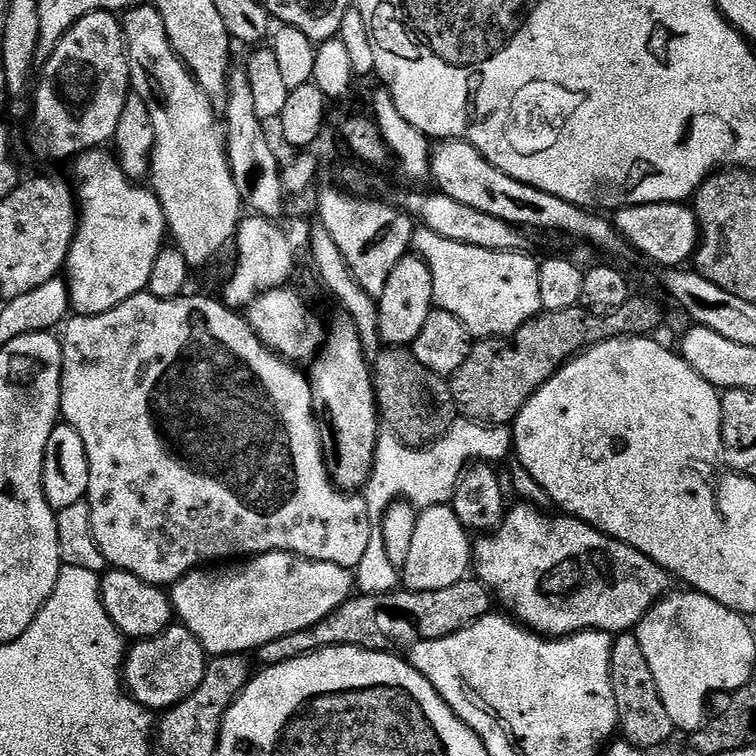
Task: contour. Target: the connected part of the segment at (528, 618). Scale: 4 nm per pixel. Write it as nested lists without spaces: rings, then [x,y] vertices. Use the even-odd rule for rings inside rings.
[[[520,504],[517,508],[509,507],[504,514],[504,520],[496,527],[495,532],[484,534],[475,541],[474,544],[474,576],[480,580],[492,593],[495,603],[500,604],[505,613],[511,614],[523,627],[545,637],[559,638],[561,636],[573,636],[575,632],[610,632],[619,634],[622,632],[632,632],[639,625],[641,618],[650,609],[663,600],[665,596],[673,591],[674,577],[667,572],[658,562],[654,562],[646,554],[634,550],[628,544],[623,544],[621,540],[616,540],[613,536],[608,536],[605,532],[600,532],[594,526],[582,522],[577,516],[567,514],[555,514],[547,516],[544,512],[539,512],[536,508],[531,508],[528,504]]]

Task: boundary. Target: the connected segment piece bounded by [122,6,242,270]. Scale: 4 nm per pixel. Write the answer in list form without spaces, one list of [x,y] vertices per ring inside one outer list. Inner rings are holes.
[[[145,6],[142,8],[130,8],[123,13],[122,23],[124,26],[124,45],[128,51],[128,79],[130,81],[131,91],[138,98],[142,98],[142,102],[146,102],[146,110],[150,110],[150,122],[154,122],[154,150],[152,151],[152,167],[150,169],[150,187],[152,193],[158,198],[158,202],[164,211],[164,223],[166,225],[167,235],[170,237],[171,243],[182,254],[182,258],[186,258],[189,269],[204,268],[207,264],[212,264],[224,251],[233,247],[236,239],[236,231],[240,229],[242,219],[242,201],[238,194],[238,186],[234,186],[234,178],[230,170],[230,162],[228,161],[228,145],[224,142],[224,126],[221,117],[214,109],[214,102],[203,90],[198,86],[198,82],[194,79],[191,72],[180,60],[179,54],[174,50],[174,46],[170,42],[170,38],[166,34],[166,22],[162,22],[162,14],[158,14],[155,6]]]

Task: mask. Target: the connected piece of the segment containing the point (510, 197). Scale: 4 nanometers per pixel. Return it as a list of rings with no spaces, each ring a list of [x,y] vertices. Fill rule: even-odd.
[[[442,140],[430,152],[430,180],[439,191],[444,192],[457,202],[466,206],[474,206],[474,210],[482,210],[482,214],[494,214],[494,218],[502,218],[502,222],[515,224],[521,230],[541,228],[544,232],[561,232],[564,236],[573,236],[583,242],[589,249],[597,248],[608,256],[629,255],[628,243],[620,237],[615,223],[596,210],[579,208],[570,202],[562,202],[562,198],[554,198],[554,194],[546,194],[546,190],[538,190],[534,186],[526,186],[526,182],[518,182],[518,178],[510,178],[510,174],[502,174],[474,146],[465,140]]]

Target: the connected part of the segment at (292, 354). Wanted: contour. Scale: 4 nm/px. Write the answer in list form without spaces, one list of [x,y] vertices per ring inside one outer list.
[[[292,286],[283,288],[272,288],[263,295],[258,296],[253,304],[248,305],[246,309],[246,319],[248,325],[256,331],[256,337],[269,348],[269,351],[279,354],[283,359],[289,362],[298,362],[296,360],[305,360],[311,362],[316,359],[319,351],[324,346],[326,339],[326,324],[320,321],[320,316],[292,289]]]

